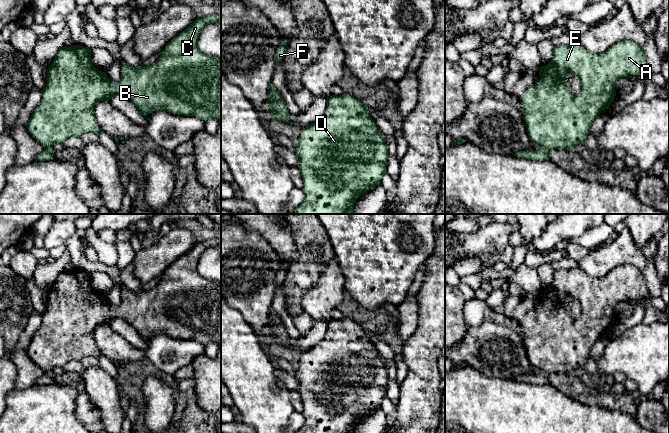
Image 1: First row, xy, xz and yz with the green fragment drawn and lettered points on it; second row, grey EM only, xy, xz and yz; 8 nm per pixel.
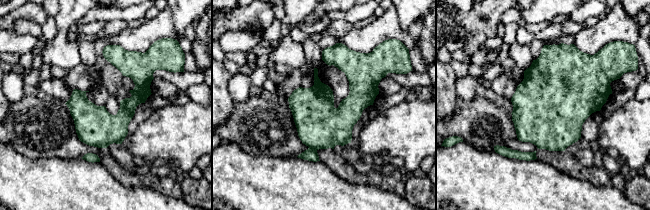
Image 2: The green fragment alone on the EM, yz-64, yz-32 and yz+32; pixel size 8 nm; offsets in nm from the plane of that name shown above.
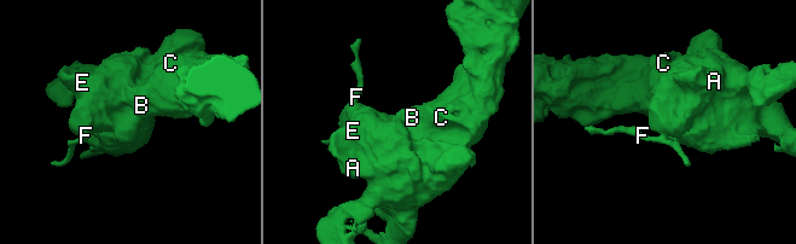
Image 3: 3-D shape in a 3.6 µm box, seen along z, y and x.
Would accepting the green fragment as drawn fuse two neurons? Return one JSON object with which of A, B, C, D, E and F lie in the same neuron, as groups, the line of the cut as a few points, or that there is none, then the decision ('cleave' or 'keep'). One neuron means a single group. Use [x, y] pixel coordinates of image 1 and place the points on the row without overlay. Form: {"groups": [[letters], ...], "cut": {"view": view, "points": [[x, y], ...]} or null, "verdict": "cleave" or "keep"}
{"groups": [["A", "B", "C", "D", "E"], ["F"]], "cut": {"view": "xy", "points": [[51, 371], [45, 373]]}, "verdict": "cleave"}

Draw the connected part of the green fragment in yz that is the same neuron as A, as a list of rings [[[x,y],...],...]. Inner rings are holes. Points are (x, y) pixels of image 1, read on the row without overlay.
[[[622,264],[604,277],[591,277],[579,267],[554,271],[551,285],[539,293],[540,304],[531,309],[520,322],[523,342],[530,364],[548,375],[551,373],[572,374],[584,367],[594,343],[609,333],[616,320],[615,308],[620,302],[630,302],[647,295],[643,271],[631,264]],[[565,298],[576,299],[581,315],[573,319],[565,304]]]

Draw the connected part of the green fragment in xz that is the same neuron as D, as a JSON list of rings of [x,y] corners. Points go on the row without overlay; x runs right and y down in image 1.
[[[344,317],[343,319],[332,319],[327,324],[327,334],[323,340],[318,342],[315,346],[306,350],[300,361],[295,365],[294,376],[299,382],[298,392],[300,393],[303,403],[303,415],[305,417],[305,424],[296,433],[354,433],[354,427],[357,422],[369,413],[380,409],[383,399],[386,397],[388,376],[385,368],[385,363],[374,344],[368,337],[368,332],[354,320]]]

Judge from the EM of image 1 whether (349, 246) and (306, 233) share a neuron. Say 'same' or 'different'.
different

